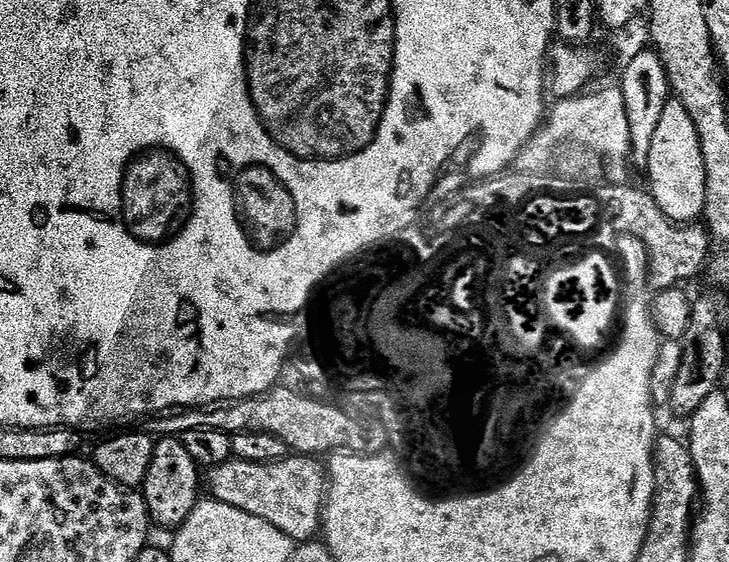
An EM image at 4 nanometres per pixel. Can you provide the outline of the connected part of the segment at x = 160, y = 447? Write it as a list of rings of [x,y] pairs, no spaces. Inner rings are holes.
[[[164,436],[156,440],[154,458],[142,485],[143,498],[148,503],[148,511],[155,523],[157,520],[162,527],[175,530],[186,522],[188,515],[202,499],[200,472],[201,465],[196,463],[194,454],[180,436]]]

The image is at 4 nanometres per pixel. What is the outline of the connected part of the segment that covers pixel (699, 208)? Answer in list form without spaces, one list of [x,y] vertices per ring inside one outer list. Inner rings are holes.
[[[679,98],[669,99],[666,110],[662,110],[662,119],[658,121],[658,130],[654,134],[654,146],[650,146],[646,175],[652,183],[650,192],[655,197],[657,206],[671,220],[692,222],[703,213],[706,174],[700,135],[696,129],[696,117]]]

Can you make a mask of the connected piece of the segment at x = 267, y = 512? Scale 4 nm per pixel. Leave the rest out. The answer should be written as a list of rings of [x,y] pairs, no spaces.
[[[285,454],[278,460],[224,460],[211,469],[211,495],[266,518],[293,541],[308,542],[321,531],[326,507],[326,468],[316,460],[312,454]]]

